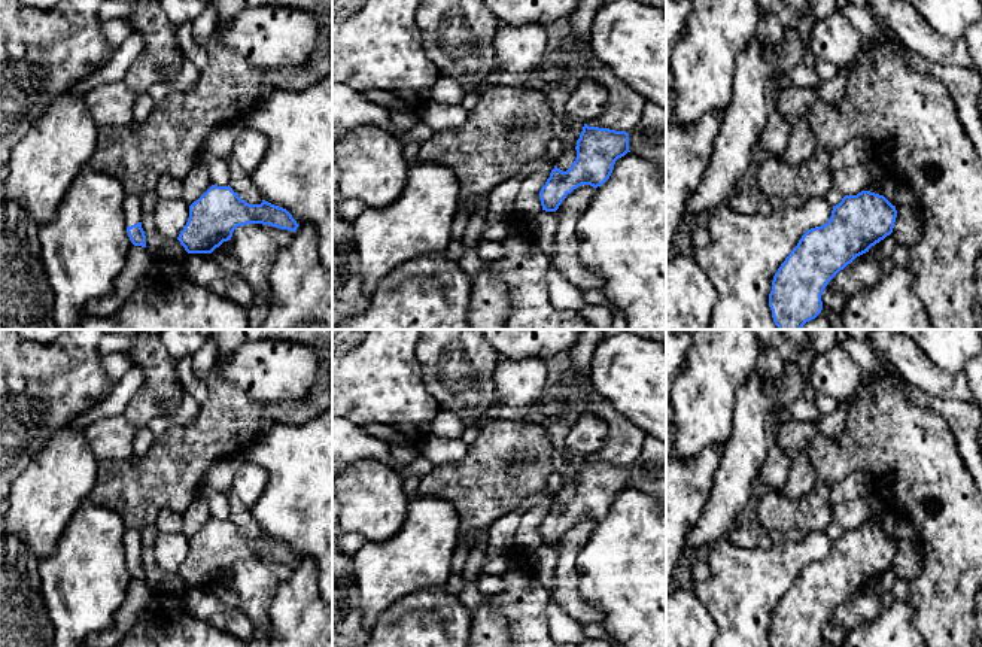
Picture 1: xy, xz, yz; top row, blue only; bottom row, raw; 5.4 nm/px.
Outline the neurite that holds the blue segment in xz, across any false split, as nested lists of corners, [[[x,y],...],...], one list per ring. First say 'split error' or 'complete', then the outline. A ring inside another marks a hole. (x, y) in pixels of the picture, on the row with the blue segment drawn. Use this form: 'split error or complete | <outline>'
complete | [[[584,124],[575,149],[577,158],[572,165],[566,171],[554,165],[541,188],[542,210],[556,212],[566,195],[581,185],[590,185],[595,189],[604,185],[609,179],[615,161],[630,152],[629,134]]]

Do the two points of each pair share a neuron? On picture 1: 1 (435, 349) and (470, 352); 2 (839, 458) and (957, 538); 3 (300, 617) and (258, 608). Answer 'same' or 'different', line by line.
1: same
2: same
3: different

